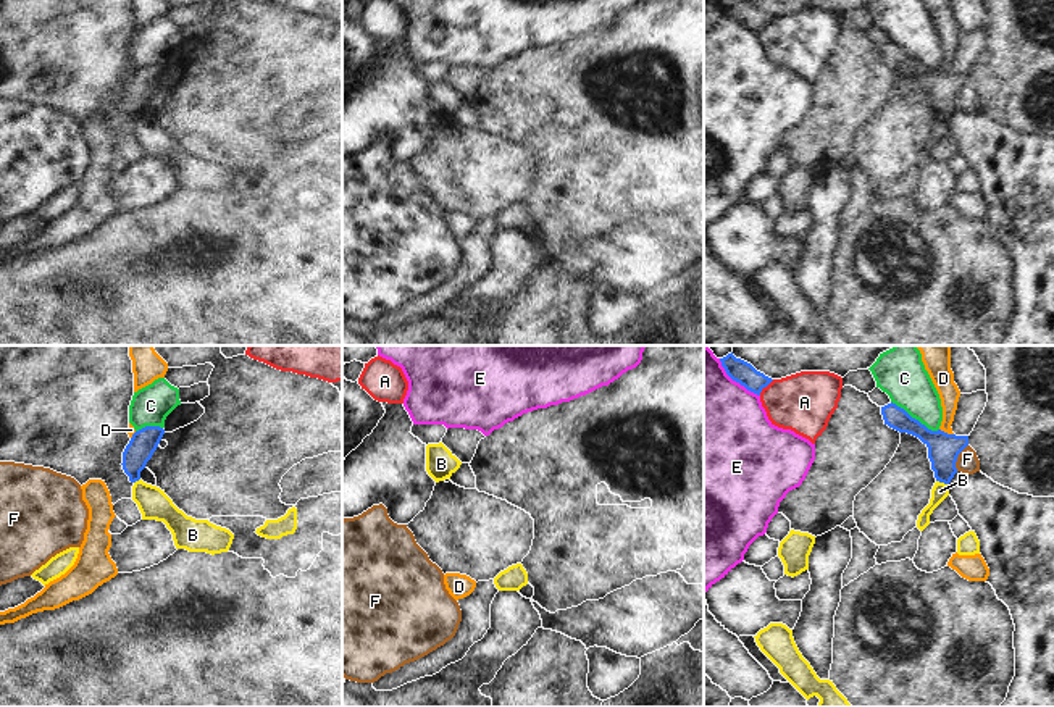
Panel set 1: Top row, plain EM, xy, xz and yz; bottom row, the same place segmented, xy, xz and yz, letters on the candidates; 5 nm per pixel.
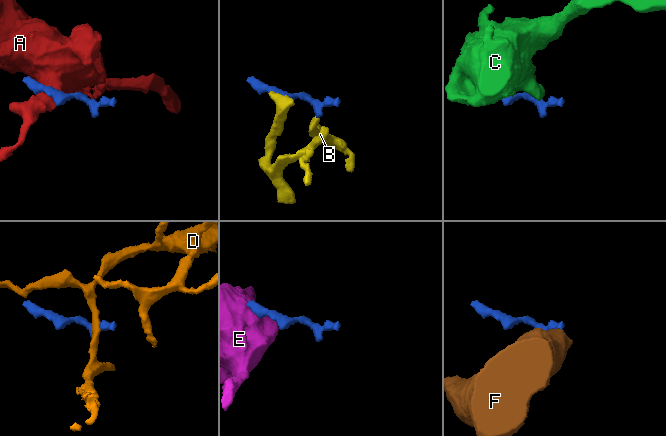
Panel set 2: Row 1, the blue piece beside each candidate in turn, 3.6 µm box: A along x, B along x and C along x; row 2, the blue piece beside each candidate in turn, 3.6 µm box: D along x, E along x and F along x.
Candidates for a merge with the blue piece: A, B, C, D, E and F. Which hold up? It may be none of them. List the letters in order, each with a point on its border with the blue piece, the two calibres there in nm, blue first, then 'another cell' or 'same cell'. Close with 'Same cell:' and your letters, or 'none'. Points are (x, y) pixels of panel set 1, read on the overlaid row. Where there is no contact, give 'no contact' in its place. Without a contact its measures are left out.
A: meets blue in yz at (765, 386); 120 nm thick on the blue side, 300 nm on the other; another cell
B: meets blue in yz at (941, 481); 160 nm thick on the blue side, 90 nm on the other; another cell
C: meets blue in yz at (914, 418); 160 nm thick on the blue side, 260 nm on the other; another cell
D: meets blue in yz at (946, 433); 160 nm thick on the blue side, 100 nm on the other; another cell
E: meets blue in yz at (736, 381); 120 nm thick on the blue side, 500 nm on the other; another cell
F: meets blue in yz at (957, 455); 160 nm thick on the blue side, 110 nm on the other; another cell
Same cell: none

